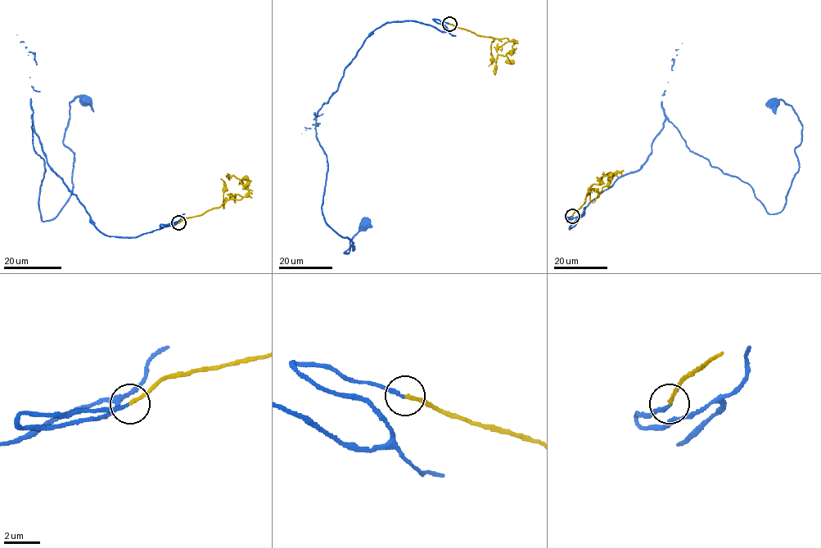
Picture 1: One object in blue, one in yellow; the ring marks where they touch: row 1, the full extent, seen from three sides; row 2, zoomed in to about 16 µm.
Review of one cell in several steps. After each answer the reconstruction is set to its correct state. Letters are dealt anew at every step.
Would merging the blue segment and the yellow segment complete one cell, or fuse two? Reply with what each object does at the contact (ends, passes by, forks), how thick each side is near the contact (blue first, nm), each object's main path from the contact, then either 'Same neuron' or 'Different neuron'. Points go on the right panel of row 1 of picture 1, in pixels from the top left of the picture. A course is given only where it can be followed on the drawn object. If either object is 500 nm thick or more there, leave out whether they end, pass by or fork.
At the ring blue ends. At the ring yellow ends. Thickness 190 nm (blue) against 180 nm. Course of blue: (572, 215), (570, 229), (638, 171), (666, 119), (778, 213), (802, 129), (790, 105), (773, 104). Course of yellow: (572, 215), (584, 204), (591, 186), (599, 183), (603, 172), (605, 174), (624, 170). Same neuron

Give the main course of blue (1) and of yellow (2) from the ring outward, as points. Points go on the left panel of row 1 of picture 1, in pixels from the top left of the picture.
1: (178, 222), (101, 233), (48, 165), (32, 118), (41, 219), (73, 189), (63, 143), (69, 103), (85, 101)
2: (178, 222), (218, 208), (231, 199), (241, 199), (248, 191), (246, 188), (227, 173)

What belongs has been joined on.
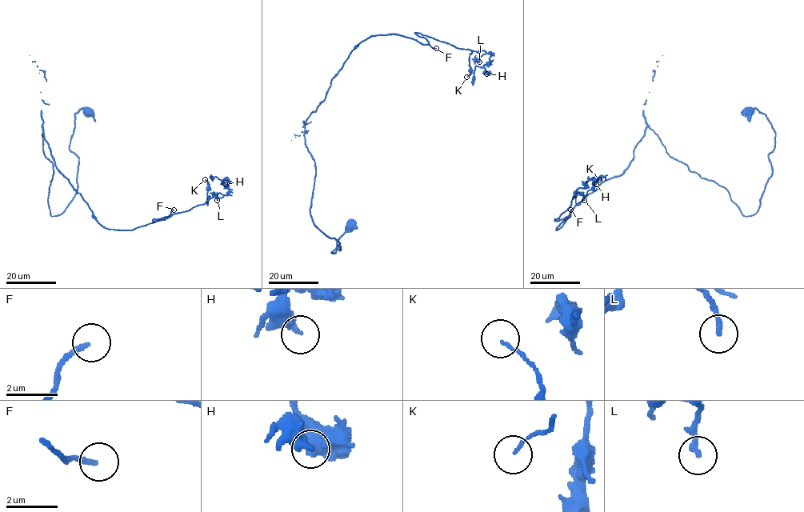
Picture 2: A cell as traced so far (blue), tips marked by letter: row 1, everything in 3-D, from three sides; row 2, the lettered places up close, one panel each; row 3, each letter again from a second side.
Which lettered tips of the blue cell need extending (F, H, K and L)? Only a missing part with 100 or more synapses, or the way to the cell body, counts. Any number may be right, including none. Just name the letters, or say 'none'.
F

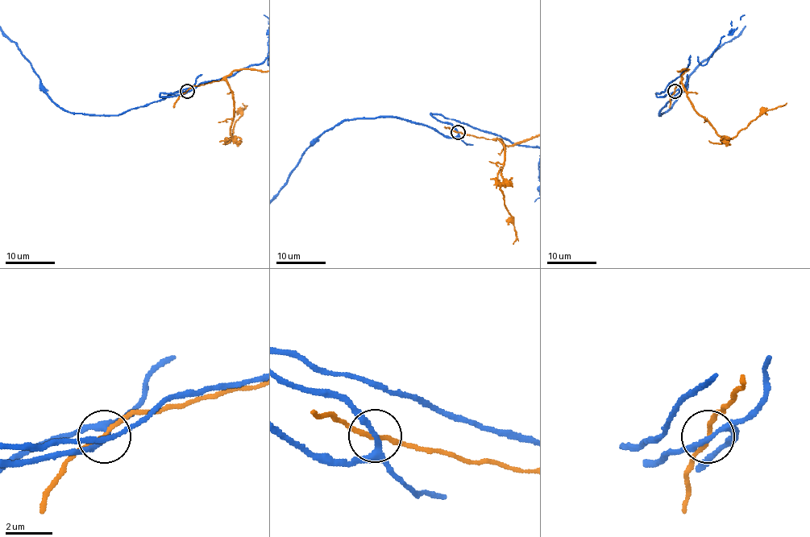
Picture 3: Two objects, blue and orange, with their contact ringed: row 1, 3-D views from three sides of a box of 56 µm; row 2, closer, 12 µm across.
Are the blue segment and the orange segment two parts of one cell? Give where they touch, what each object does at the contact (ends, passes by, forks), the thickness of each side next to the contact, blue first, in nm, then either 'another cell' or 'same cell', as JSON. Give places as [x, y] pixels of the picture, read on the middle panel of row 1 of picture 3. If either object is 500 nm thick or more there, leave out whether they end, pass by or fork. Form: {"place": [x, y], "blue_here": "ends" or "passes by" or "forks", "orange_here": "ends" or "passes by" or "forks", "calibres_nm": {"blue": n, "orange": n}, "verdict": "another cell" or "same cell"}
{"place": [458, 132], "blue_here": "passes by", "orange_here": "passes by", "calibres_nm": {"blue": 240, "orange": 180}, "verdict": "another cell"}

